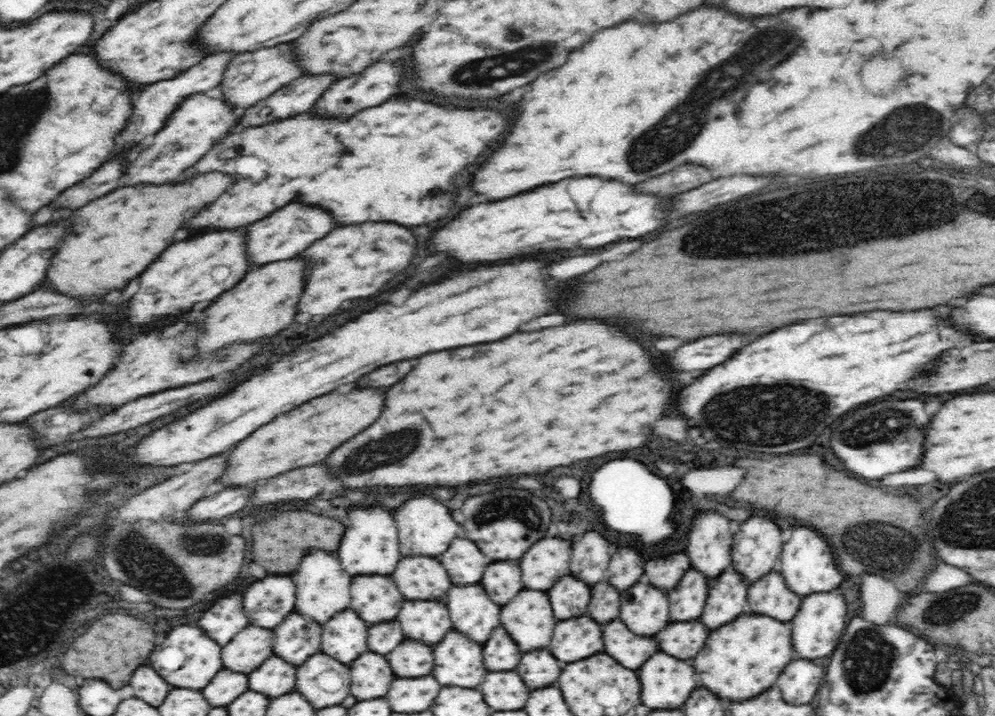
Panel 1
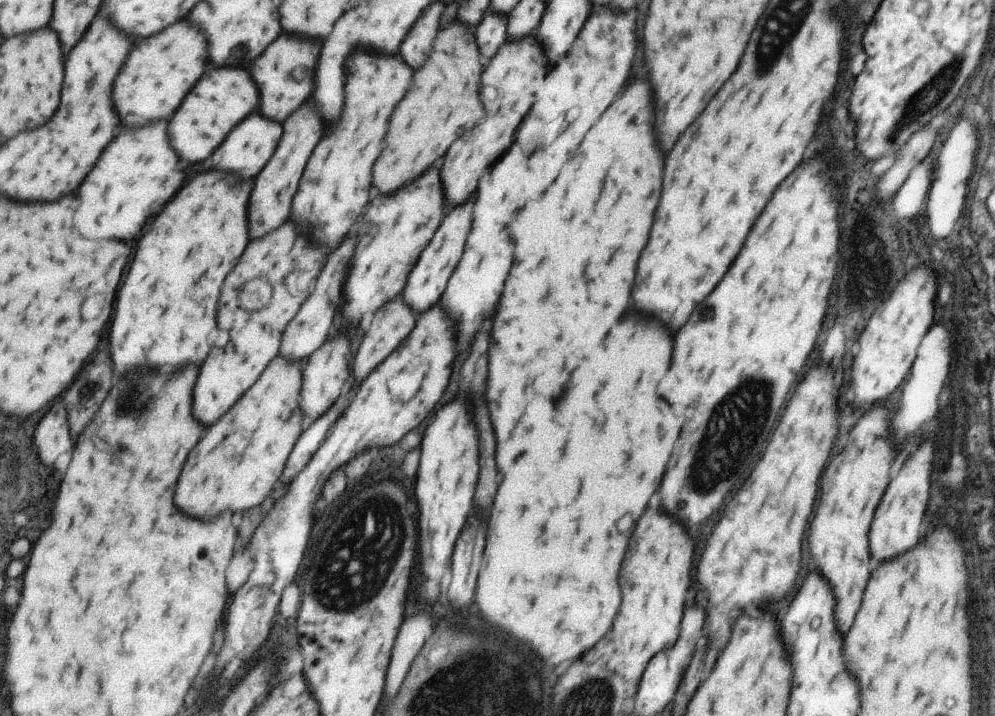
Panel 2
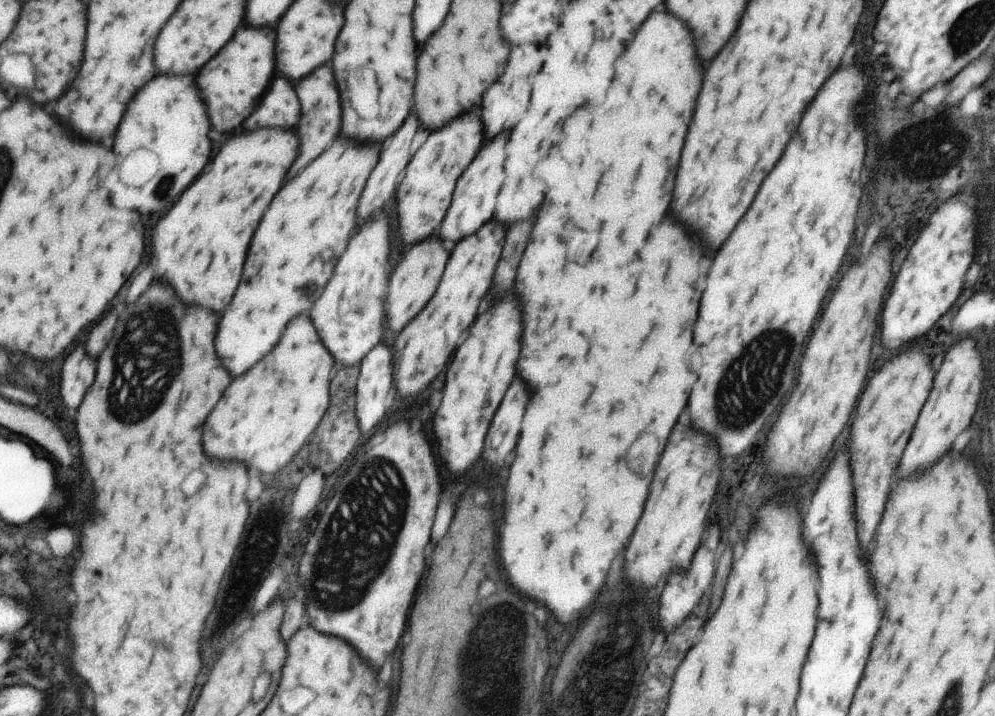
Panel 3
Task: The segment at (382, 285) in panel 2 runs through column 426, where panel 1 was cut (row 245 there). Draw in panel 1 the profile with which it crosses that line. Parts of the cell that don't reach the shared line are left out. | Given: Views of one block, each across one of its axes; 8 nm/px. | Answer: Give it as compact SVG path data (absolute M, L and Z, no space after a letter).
M244 228L240 230L220 230L198 234L186 242L176 242L148 272L140 274L138 292L126 302L120 312L132 320L132 326L146 326L156 320L190 310L196 302L214 300L222 292L236 286L246 274L250 262L246 258Z

